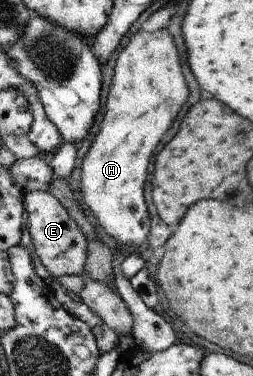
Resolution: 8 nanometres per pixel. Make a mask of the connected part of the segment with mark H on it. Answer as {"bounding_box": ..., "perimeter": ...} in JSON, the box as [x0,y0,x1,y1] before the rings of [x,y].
{"bounding_box":[80,29,188,247],"perimeter":[[[141,29],[132,35],[116,61],[100,131],[80,165],[84,204],[104,231],[124,247],[146,244],[150,217],[144,203],[144,181],[150,157],[186,99],[188,85],[182,75],[178,49],[167,29],[154,33]]]}

